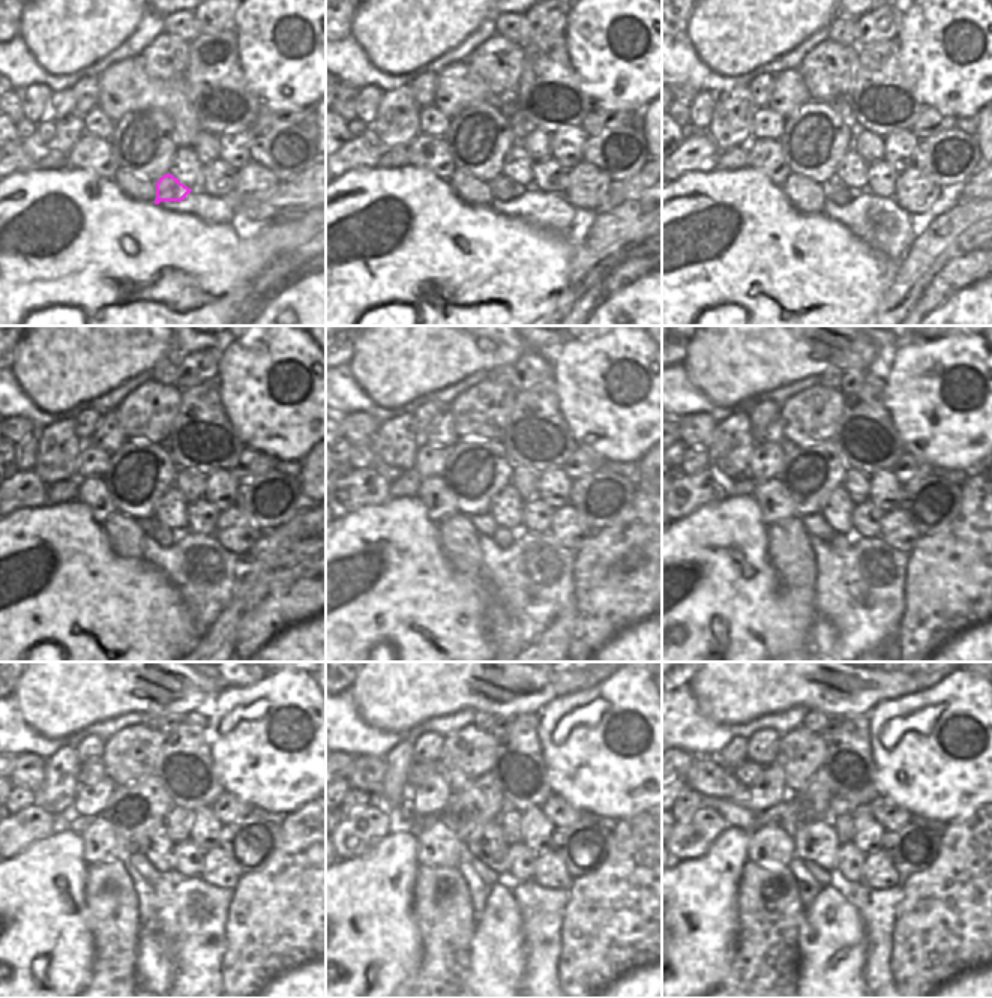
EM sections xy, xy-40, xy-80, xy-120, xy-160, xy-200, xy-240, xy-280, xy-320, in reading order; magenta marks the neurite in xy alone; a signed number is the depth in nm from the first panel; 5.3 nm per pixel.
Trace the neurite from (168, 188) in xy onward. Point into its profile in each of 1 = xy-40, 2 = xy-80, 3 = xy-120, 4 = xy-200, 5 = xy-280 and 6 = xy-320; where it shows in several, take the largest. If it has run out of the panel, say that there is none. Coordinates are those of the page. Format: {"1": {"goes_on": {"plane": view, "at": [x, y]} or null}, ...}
{"1": {"goes_on": {"plane": "xy-40", "at": [503, 189]}}, "2": {"goes_on": {"plane": "xy-80", "at": [836, 192]}}, "3": {"goes_on": {"plane": "xy-120", "at": [164, 536]}}, "4": {"goes_on": {"plane": "xy-200", "at": [839, 542]}}, "5": {"goes_on": {"plane": "xy-280", "at": [497, 956]}}, "6": {"goes_on": {"plane": "xy-320", "at": [832, 944]}}}

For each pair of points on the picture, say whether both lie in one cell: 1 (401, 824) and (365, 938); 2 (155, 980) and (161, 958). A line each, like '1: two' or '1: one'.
1: two
2: one

